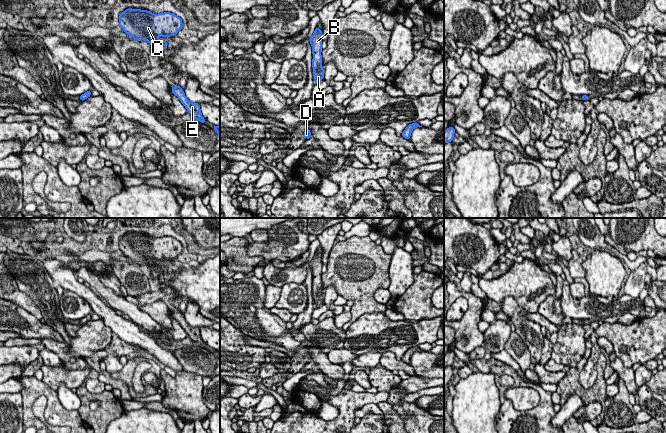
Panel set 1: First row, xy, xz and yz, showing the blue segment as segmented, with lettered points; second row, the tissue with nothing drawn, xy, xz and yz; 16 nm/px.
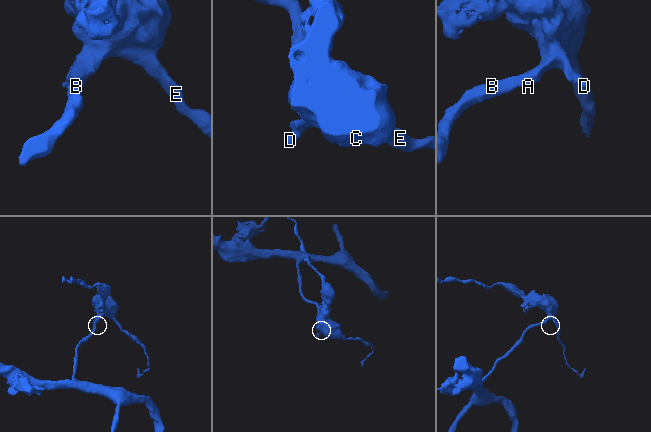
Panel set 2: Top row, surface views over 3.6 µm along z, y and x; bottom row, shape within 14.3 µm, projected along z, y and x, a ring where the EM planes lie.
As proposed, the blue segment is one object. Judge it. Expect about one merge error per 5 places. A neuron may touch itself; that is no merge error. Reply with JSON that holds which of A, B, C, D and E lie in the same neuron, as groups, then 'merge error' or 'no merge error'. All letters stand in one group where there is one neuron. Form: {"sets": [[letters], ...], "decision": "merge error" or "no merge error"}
{"sets": [["A", "B", "C", "D", "E"]], "decision": "no merge error"}

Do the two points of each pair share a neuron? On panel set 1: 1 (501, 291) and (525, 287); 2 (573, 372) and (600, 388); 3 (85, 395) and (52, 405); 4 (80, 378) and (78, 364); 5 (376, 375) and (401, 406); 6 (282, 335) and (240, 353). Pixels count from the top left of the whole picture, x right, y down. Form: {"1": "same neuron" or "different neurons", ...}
{"1": "same neuron", "2": "same neuron", "3": "different neurons", "4": "different neurons", "5": "same neuron", "6": "different neurons"}

